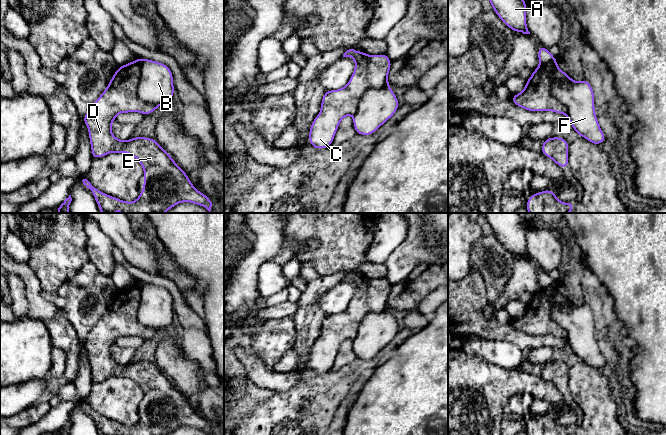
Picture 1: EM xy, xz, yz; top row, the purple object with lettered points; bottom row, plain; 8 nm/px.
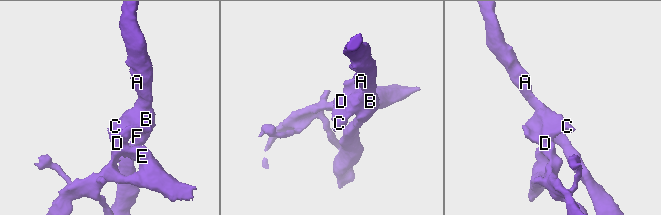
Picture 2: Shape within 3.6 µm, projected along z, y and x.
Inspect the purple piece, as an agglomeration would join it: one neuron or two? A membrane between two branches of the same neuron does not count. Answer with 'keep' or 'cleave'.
cleave

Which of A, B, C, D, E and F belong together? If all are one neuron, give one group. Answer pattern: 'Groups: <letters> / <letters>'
Groups: A B F / C D E

